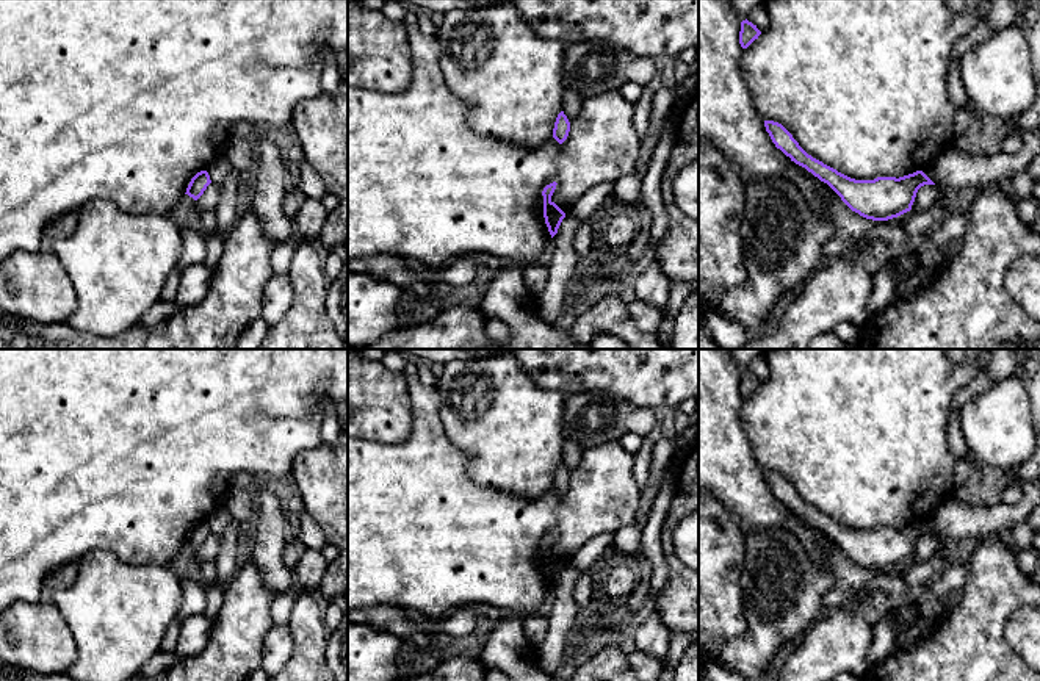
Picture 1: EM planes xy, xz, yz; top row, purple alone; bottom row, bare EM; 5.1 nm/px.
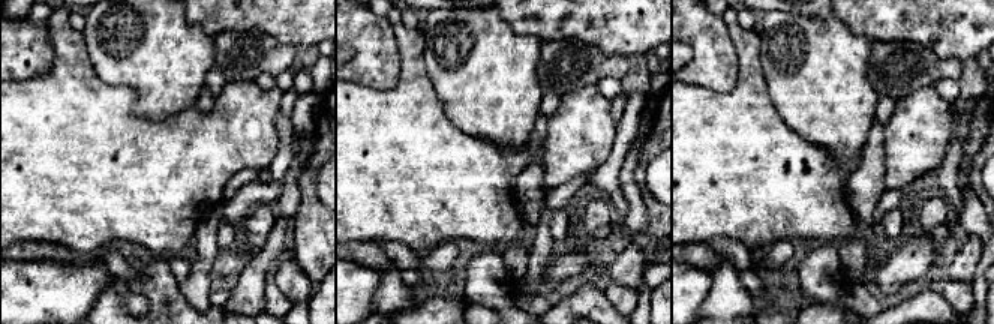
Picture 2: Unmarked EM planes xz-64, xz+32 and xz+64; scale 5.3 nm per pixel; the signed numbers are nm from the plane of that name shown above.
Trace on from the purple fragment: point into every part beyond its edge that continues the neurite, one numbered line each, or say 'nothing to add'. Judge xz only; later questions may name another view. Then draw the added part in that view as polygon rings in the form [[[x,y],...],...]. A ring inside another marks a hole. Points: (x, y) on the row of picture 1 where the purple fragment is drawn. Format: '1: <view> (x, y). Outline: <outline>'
nothing to add

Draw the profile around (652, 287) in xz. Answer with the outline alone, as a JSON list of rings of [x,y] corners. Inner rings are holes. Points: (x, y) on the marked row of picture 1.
[[[659,261],[650,265],[636,277],[636,299],[642,304],[664,312],[669,302],[670,280]]]

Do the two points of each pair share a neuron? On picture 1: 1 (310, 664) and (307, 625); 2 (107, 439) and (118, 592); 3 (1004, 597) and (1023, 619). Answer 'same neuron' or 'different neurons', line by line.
1: same neuron
2: different neurons
3: different neurons

